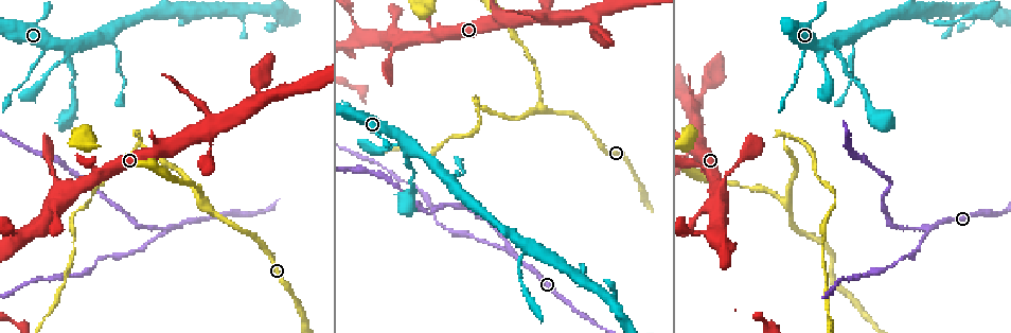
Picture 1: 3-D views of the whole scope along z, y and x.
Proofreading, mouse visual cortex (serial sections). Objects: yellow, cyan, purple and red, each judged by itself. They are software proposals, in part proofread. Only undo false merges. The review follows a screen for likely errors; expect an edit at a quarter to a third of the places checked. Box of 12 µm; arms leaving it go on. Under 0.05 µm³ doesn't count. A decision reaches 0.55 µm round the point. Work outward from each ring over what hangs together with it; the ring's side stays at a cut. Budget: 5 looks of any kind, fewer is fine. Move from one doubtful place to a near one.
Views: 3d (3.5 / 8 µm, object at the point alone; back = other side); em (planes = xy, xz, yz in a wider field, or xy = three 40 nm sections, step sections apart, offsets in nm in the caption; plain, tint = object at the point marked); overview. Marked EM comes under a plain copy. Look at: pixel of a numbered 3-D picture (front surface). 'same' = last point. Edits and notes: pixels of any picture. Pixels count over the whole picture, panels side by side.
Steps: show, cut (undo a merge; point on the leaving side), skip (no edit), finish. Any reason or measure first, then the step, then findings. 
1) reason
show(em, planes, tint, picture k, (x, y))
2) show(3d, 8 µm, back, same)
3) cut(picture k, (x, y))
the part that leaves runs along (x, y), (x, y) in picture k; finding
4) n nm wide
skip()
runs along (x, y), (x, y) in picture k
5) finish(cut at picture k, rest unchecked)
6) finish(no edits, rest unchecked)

branch point
show(3d, 3.5 µm, picture 1, (104, 34))

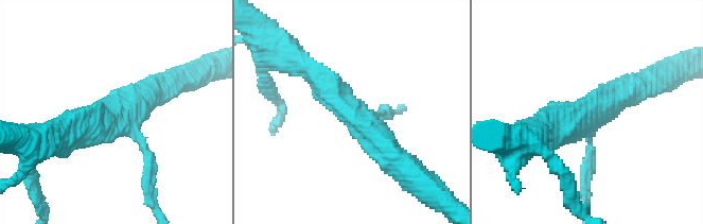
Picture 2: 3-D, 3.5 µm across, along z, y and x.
show(em, xy, step 3, tint, picture 2, (591, 119))

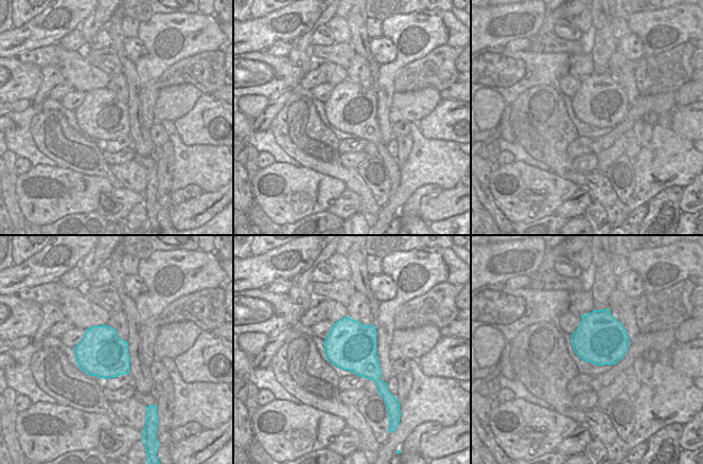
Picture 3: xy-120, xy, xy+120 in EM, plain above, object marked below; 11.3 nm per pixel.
show(em, planes, tint, same)

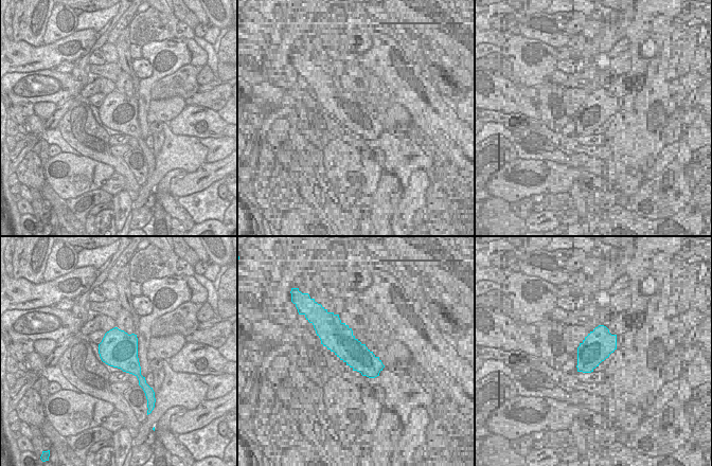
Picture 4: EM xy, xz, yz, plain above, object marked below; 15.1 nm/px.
3 arms
skip()
runs along (301, 64), (344, 102), (396, 159) in picture 2; all the same cell

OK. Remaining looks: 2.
show(em, xy, step 1, tint, picture 1, (907, 12))

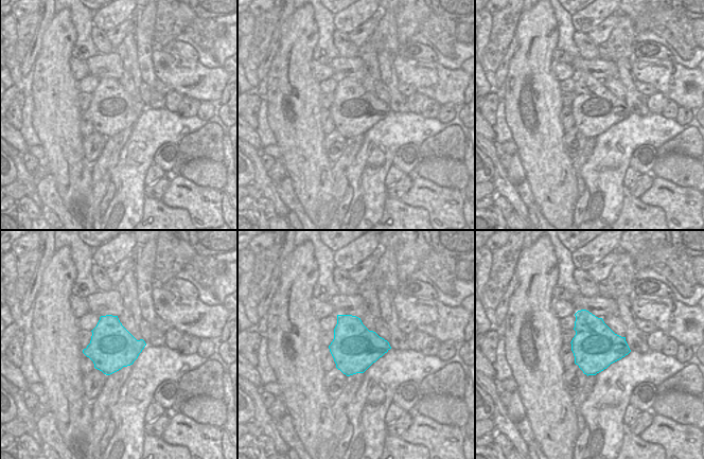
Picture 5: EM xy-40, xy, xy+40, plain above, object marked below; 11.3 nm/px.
show(3d, 3.5 µm, same)

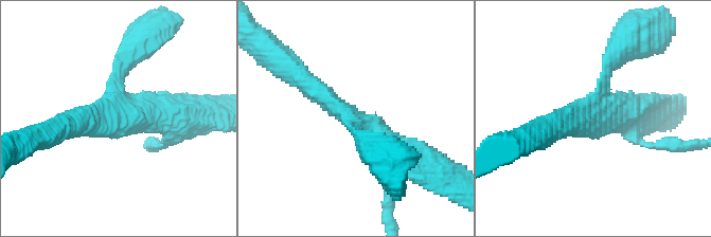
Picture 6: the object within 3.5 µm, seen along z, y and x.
skip()
all the same cell

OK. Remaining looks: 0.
finish(no edits, rest unchecked)

